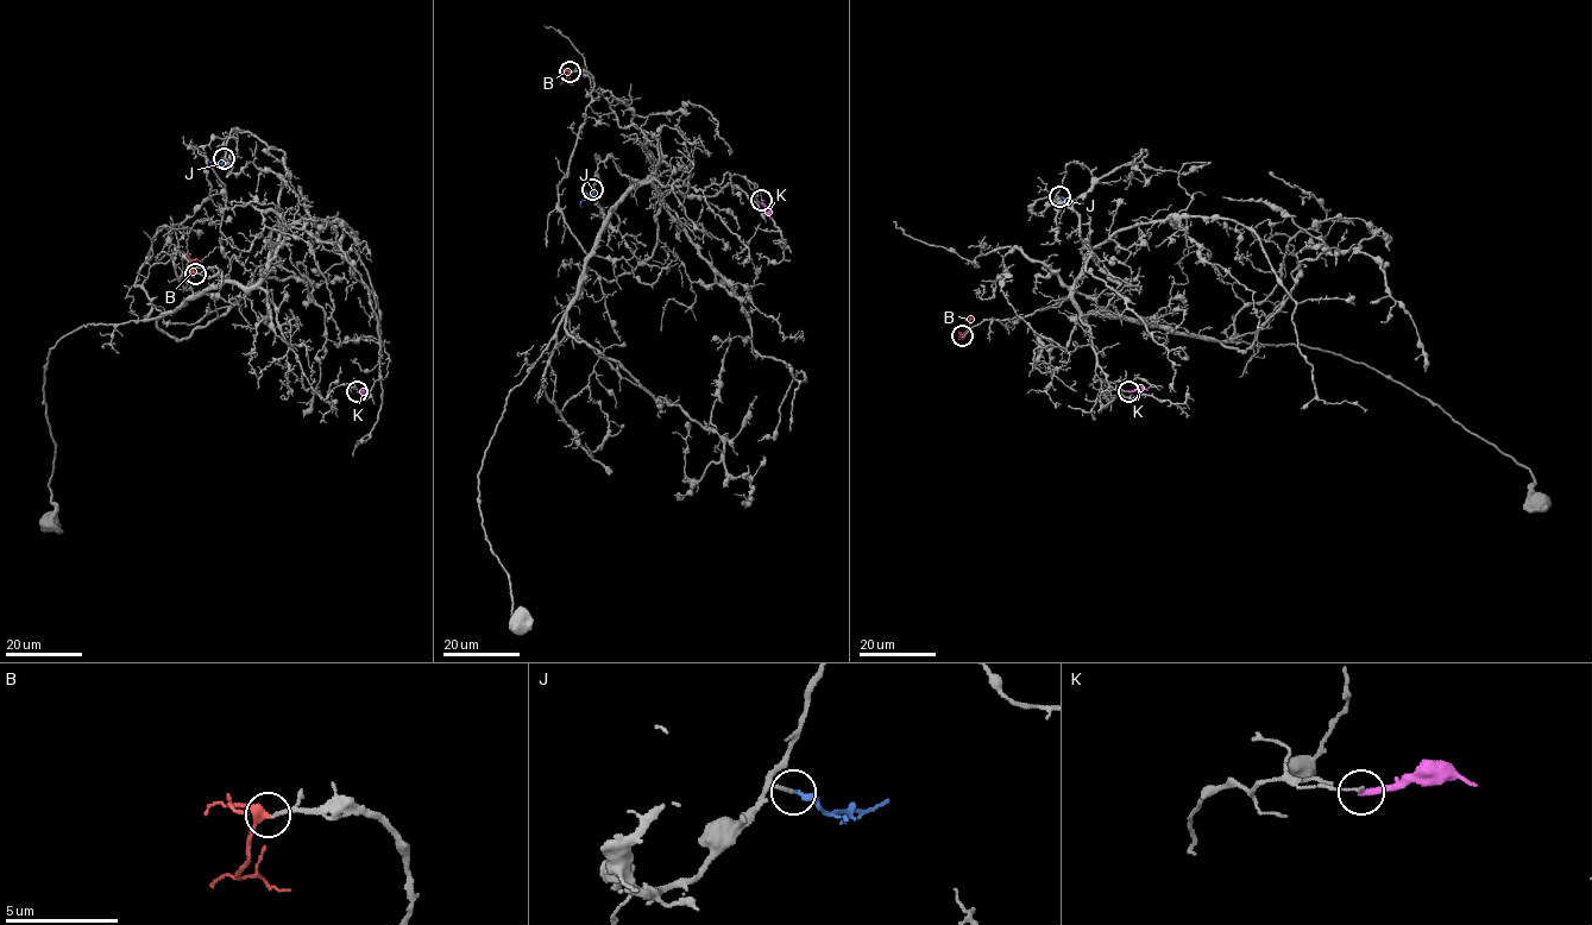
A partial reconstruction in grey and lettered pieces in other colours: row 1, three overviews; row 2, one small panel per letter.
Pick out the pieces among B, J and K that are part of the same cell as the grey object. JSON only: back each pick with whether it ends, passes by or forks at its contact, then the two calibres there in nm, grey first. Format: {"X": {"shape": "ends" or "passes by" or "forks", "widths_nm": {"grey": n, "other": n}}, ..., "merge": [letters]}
{"B": {"shape": "passes by", "widths_nm": {"grey": 150, "other": 280}}, "J": {"shape": "ends", "widths_nm": {"grey": 150, "other": 240}}, "merge": ["B", "J"]}

